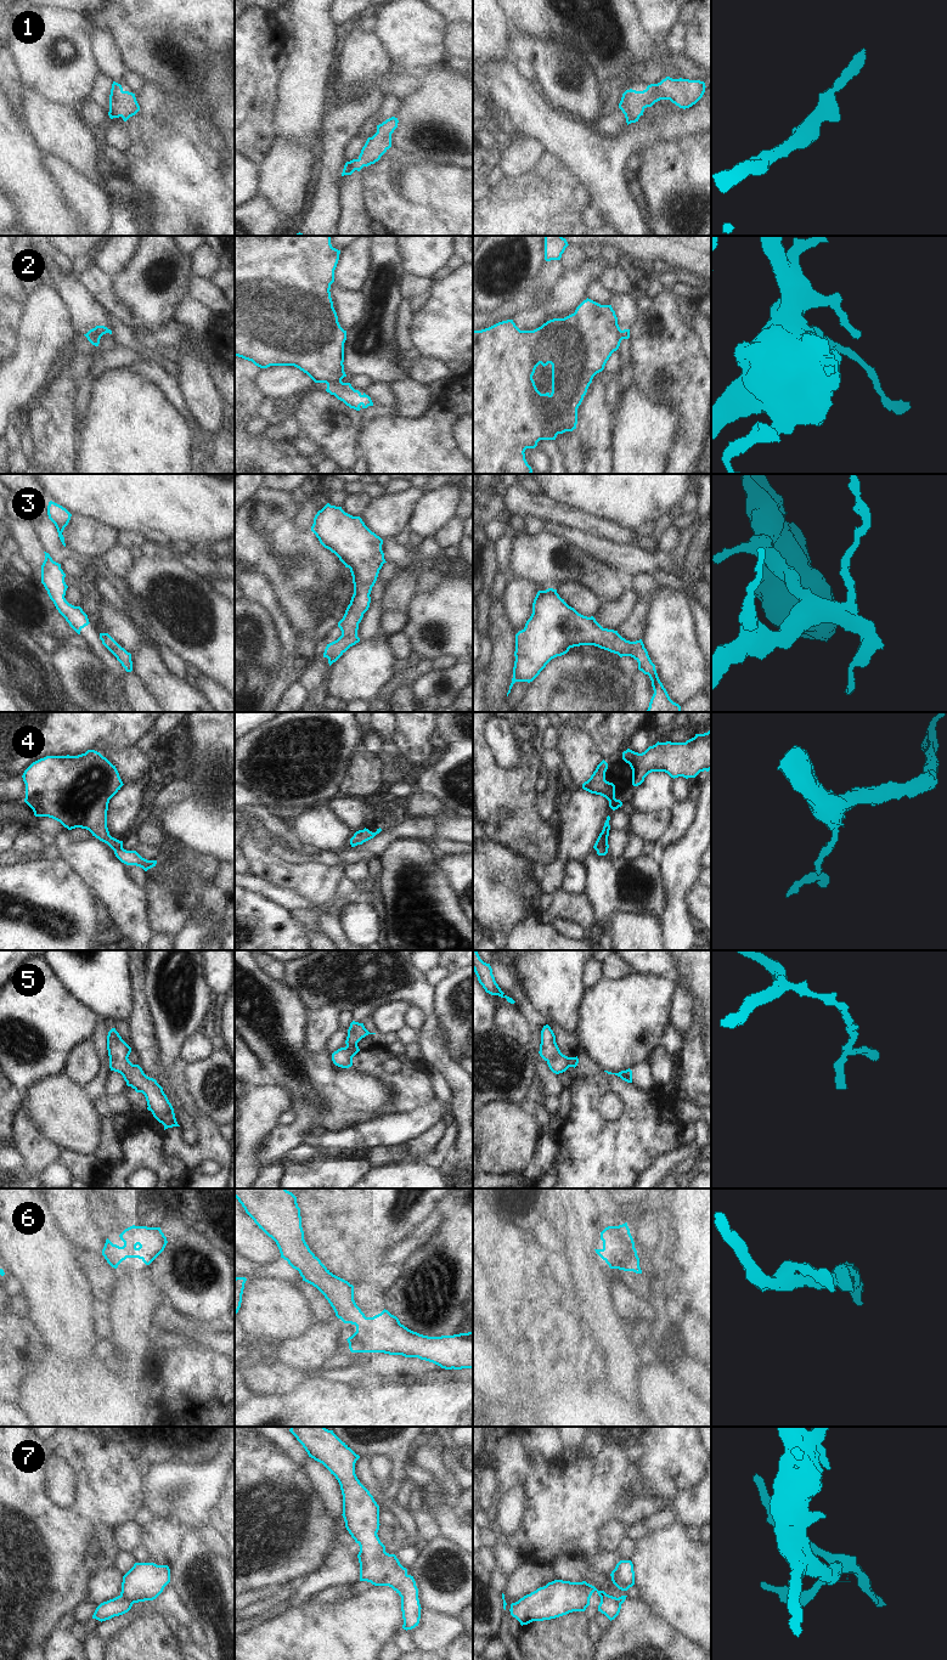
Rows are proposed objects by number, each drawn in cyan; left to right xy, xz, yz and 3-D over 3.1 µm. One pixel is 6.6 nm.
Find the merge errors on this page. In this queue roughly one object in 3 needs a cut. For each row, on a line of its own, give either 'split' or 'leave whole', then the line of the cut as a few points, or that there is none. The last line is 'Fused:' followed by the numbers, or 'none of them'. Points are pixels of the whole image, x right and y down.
1: leave whole; no cut
2: split; cut in xy along (88, 332), (100, 338)
3: leave whole; no cut
4: leave whole; no cut
5: leave whole; no cut
6: leave whole; no cut
7: split; cut in xy along (120, 1594), (133, 1603)
Fused: 2, 7

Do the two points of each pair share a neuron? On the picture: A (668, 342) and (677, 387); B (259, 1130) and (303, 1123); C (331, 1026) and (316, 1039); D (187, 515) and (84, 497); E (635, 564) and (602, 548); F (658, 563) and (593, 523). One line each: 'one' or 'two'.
A: one
B: two
C: one
D: one
E: one
F: two

